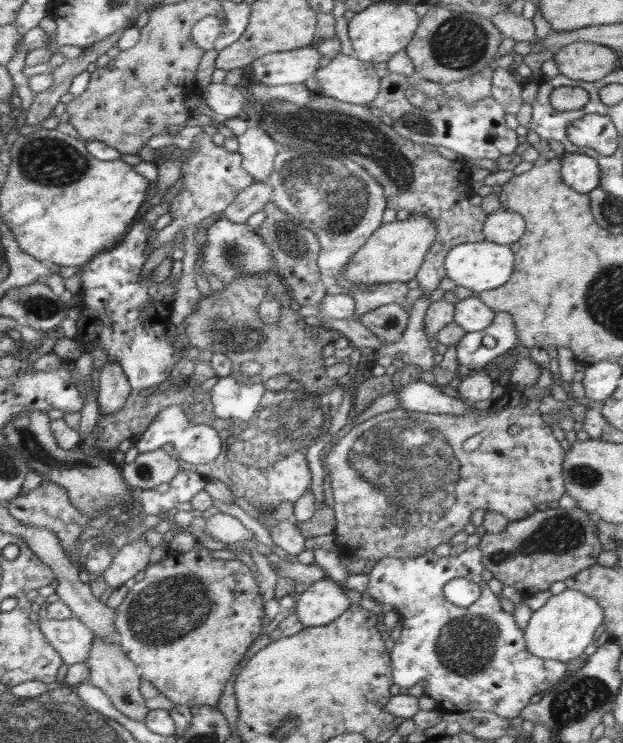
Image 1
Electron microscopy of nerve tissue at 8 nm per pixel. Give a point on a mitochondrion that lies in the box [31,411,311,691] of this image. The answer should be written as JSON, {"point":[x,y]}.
{"point":[162,615]}

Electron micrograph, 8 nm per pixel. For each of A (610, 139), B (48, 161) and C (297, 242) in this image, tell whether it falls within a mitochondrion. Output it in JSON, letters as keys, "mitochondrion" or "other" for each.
{"A":"mitochondrion","B":"mitochondrion","C":"mitochondrion"}

